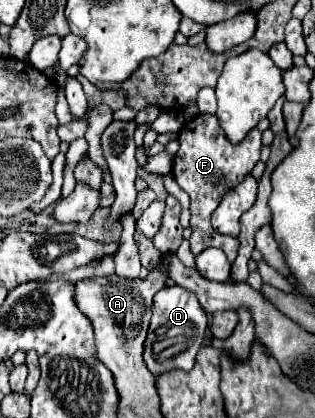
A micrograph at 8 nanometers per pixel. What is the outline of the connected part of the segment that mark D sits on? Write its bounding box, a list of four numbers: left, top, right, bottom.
[144,285,208,377]

